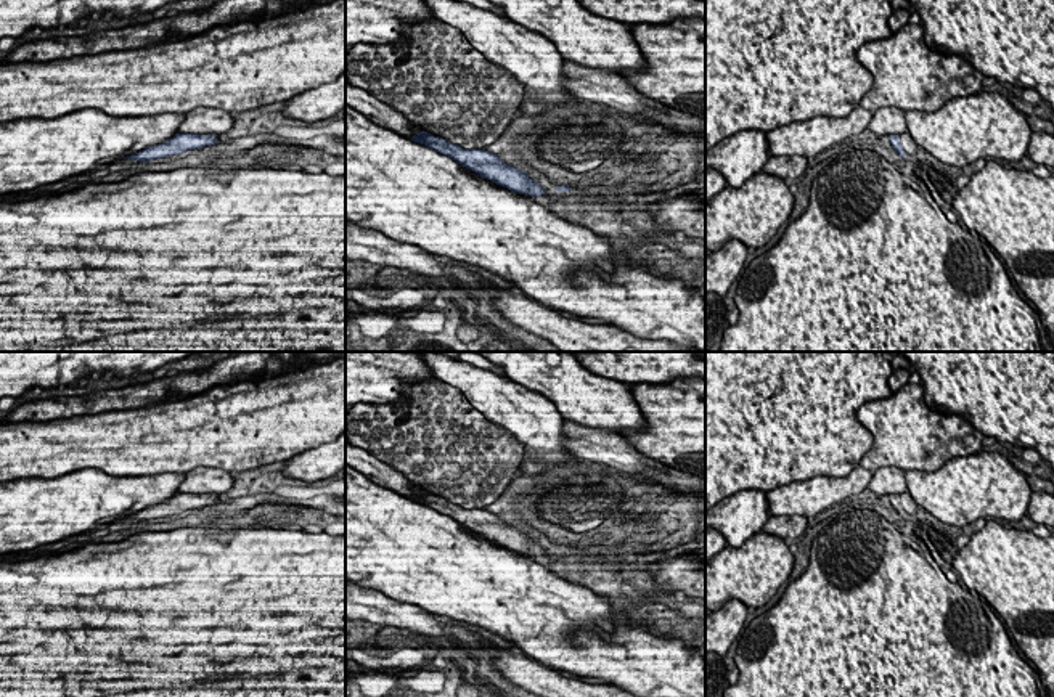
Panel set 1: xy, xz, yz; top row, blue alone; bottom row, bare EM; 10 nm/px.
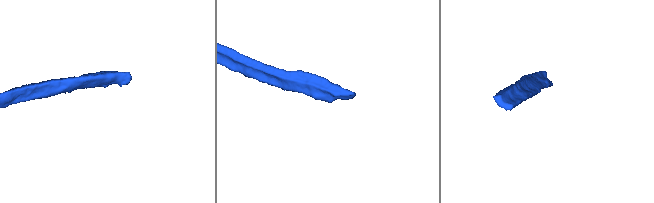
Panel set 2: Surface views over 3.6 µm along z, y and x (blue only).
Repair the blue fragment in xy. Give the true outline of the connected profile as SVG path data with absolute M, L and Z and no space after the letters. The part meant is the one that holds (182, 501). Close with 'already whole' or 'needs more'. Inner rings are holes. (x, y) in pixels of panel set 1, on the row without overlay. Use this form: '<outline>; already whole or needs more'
M177 493L165 503L148 506L143 511L127 516L124 519L148 522L151 519L162 519L167 516L182 514L190 509L202 509L204 506L212 504L217 504L215 495Z; already whole

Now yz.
M903 491L900 495L889 495L889 499L897 511L898 517L905 517L906 514L916 514L917 504L914 503L913 496L909 491Z; needs more

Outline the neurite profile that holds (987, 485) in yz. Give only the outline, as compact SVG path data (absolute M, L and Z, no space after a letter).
M999 451L958 456L938 471L906 471L914 503L948 528L966 530L977 519L1020 520L1030 485Z

